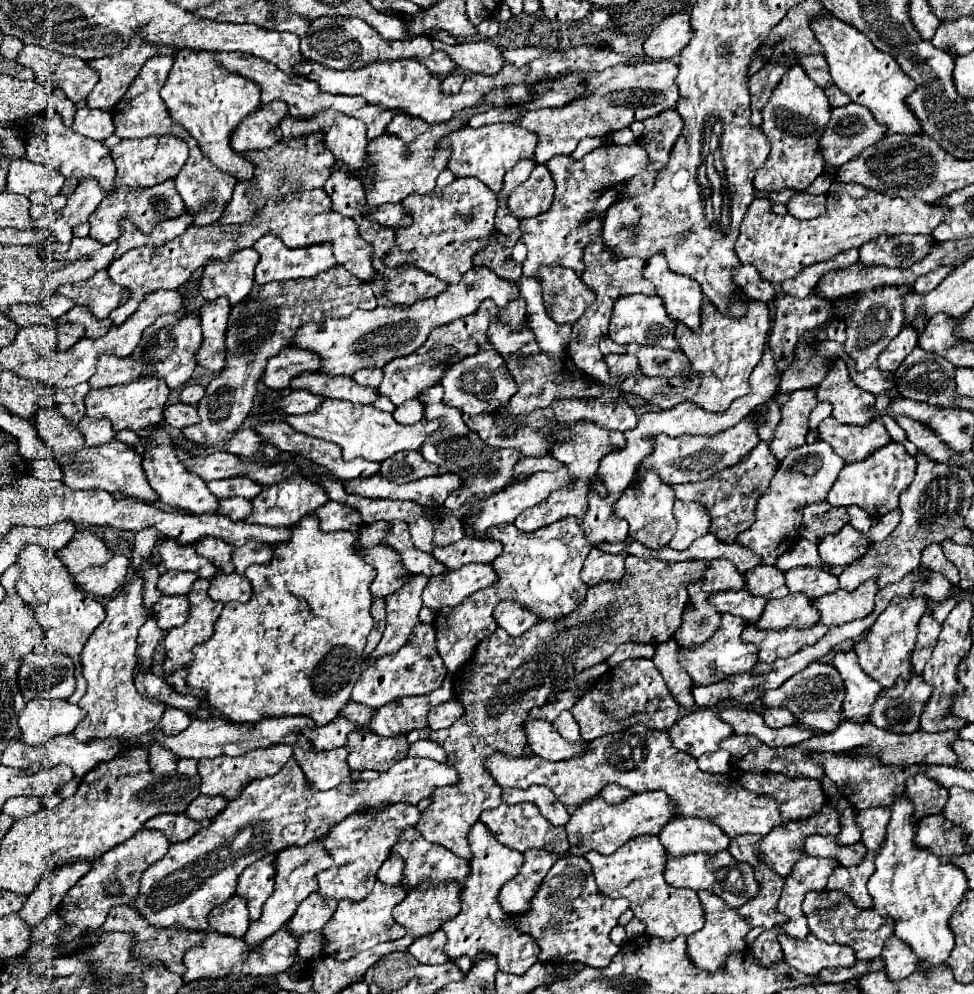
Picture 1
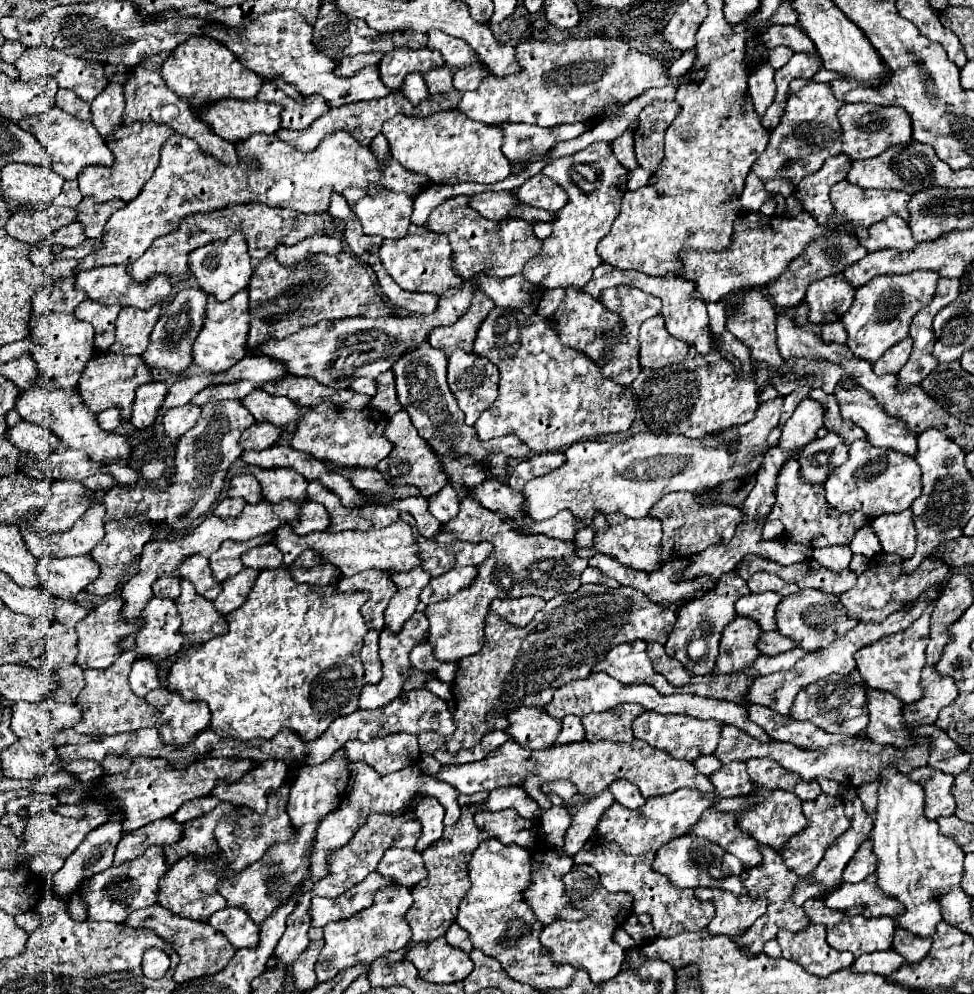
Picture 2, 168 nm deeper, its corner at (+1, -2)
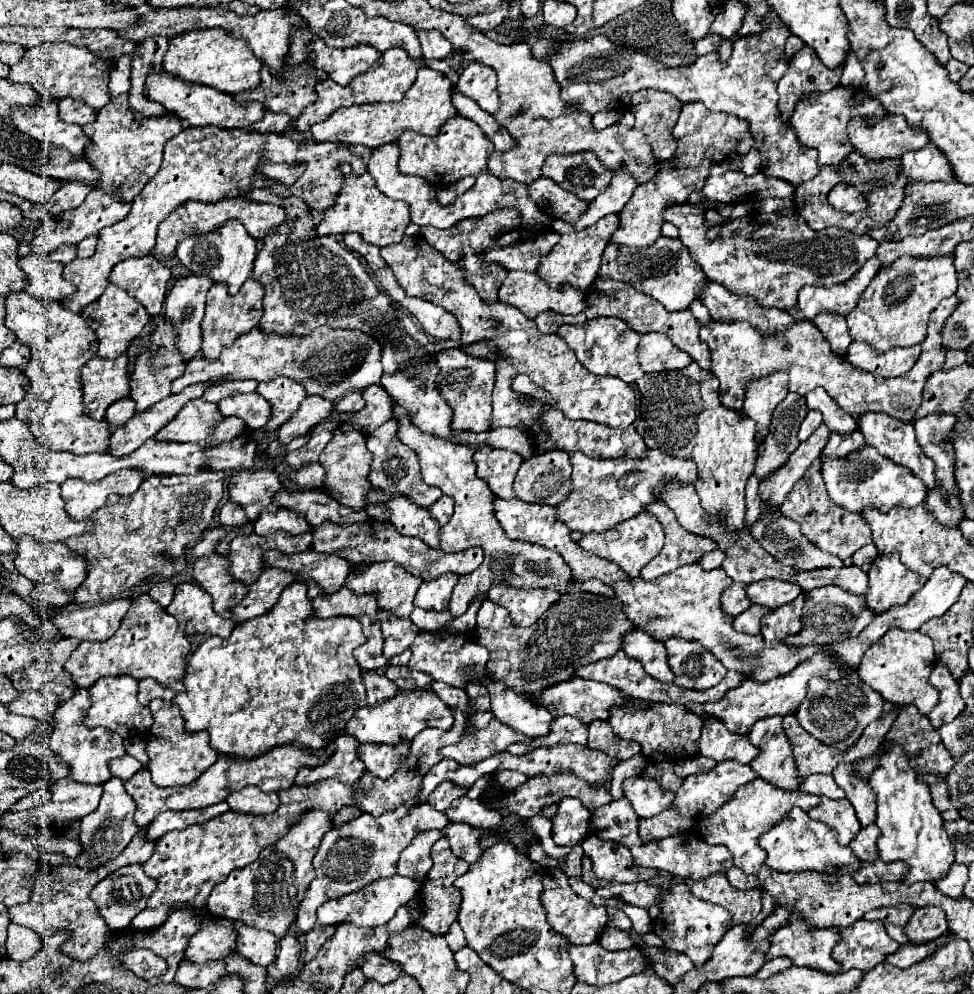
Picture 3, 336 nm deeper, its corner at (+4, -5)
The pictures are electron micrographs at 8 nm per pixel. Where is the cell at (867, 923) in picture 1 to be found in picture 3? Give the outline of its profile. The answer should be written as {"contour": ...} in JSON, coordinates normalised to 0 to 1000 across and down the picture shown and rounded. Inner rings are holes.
{"contour":[[[883,925],[877,931],[862,935],[862,949],[856,953],[856,967],[862,969],[862,977],[893,977],[901,969],[908,969],[908,965],[920,955],[922,949],[912,943],[906,929]]]}

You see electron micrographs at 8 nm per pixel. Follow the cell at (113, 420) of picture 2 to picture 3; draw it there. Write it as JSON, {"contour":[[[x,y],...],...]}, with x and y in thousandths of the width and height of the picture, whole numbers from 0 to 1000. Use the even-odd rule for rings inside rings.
{"contour":[[[125,399],[121,403],[117,403],[113,407],[113,413],[109,415],[109,424],[113,428],[125,428],[129,426],[133,420],[138,420],[140,411],[138,411],[138,403],[133,399]]]}

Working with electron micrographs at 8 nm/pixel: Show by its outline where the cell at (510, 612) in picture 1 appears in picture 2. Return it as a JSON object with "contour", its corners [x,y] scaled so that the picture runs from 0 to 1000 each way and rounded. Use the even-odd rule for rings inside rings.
{"contour":[[[529,602],[529,604],[506,604],[504,606],[504,616],[514,620],[523,630],[537,632],[541,630],[549,616],[553,616],[560,610],[560,604],[555,602]]]}

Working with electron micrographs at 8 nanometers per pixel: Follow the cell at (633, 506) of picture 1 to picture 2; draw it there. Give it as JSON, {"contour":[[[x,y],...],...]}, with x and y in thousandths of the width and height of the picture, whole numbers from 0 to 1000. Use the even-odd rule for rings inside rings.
{"contour":[[[625,517],[623,519],[625,533],[611,537],[611,553],[633,561],[642,569],[648,569],[650,573],[662,573],[670,575],[679,571],[679,525],[675,521],[658,521],[650,523],[644,521],[642,517]]]}

